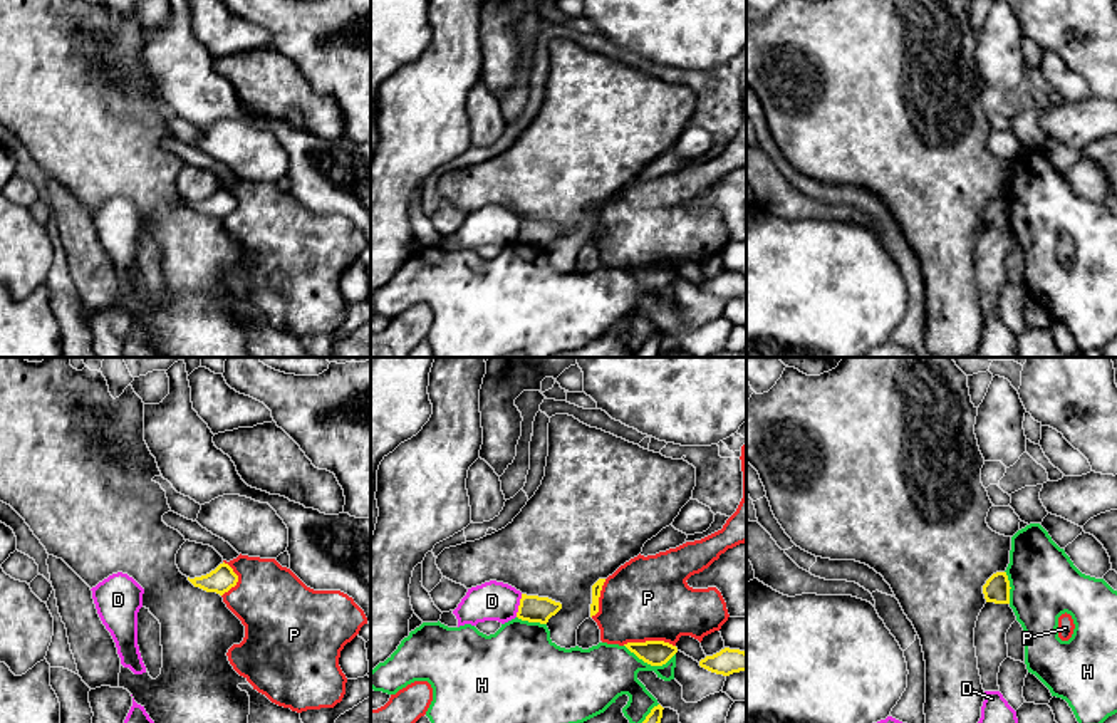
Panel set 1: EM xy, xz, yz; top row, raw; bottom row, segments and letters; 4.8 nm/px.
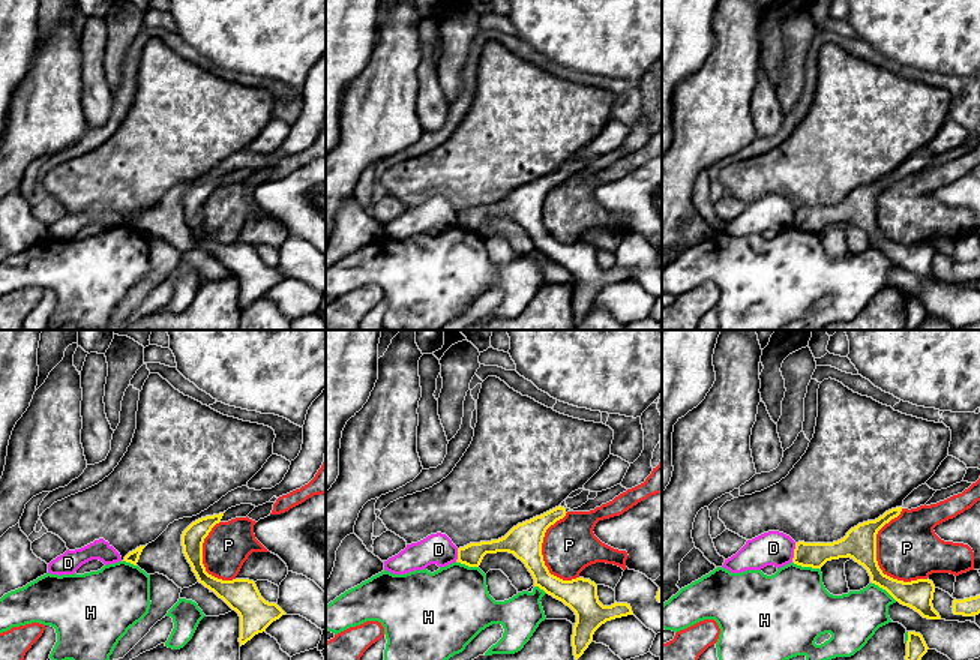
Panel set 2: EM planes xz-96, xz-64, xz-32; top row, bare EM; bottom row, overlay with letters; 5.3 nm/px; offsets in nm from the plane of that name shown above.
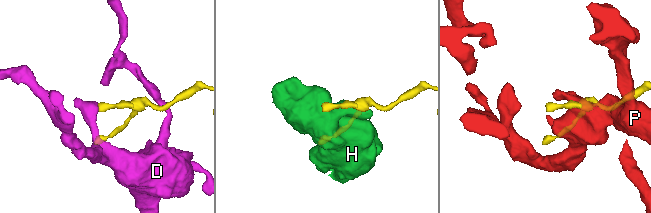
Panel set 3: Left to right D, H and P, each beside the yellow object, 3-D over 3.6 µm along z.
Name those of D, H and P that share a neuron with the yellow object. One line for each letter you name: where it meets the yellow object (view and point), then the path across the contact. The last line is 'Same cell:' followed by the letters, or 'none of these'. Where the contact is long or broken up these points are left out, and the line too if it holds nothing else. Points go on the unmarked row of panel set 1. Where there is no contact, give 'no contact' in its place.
Same cell: none of these

